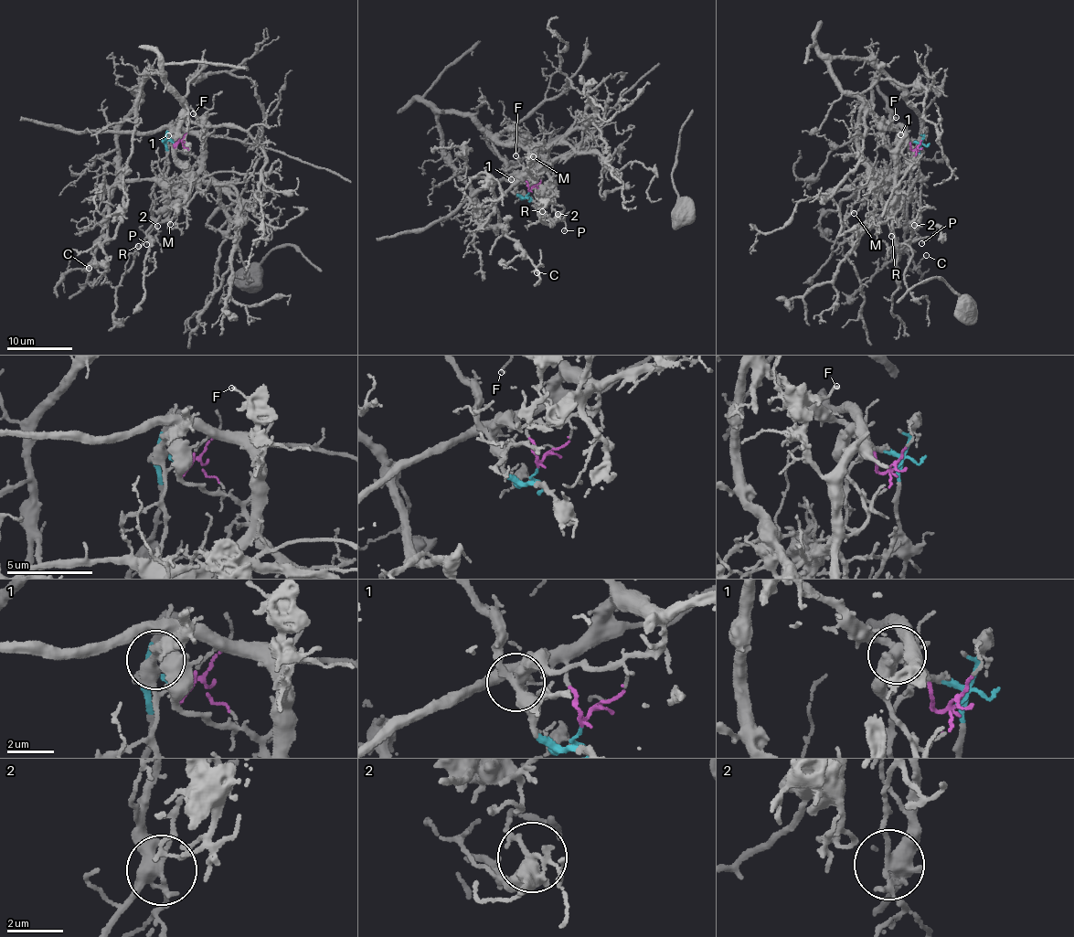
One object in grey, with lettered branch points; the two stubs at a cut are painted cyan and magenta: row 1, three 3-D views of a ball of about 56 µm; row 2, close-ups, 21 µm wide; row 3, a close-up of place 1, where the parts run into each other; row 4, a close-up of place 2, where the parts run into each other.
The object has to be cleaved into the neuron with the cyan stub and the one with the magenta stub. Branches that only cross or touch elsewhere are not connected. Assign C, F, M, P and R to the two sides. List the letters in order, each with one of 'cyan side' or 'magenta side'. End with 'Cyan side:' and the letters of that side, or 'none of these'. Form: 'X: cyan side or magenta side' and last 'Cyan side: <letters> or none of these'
C: cyan side
F: magenta side
M: magenta side
P: magenta side
R: cyan side
Cyan side: C, R

